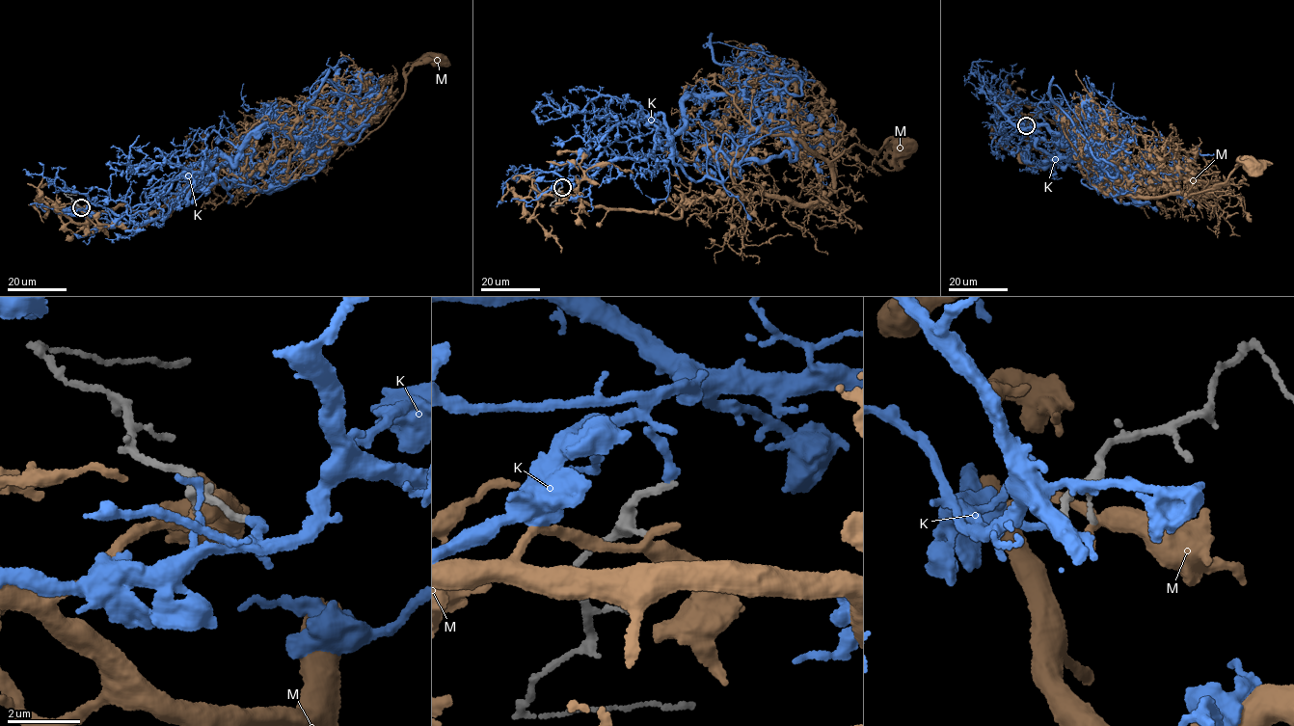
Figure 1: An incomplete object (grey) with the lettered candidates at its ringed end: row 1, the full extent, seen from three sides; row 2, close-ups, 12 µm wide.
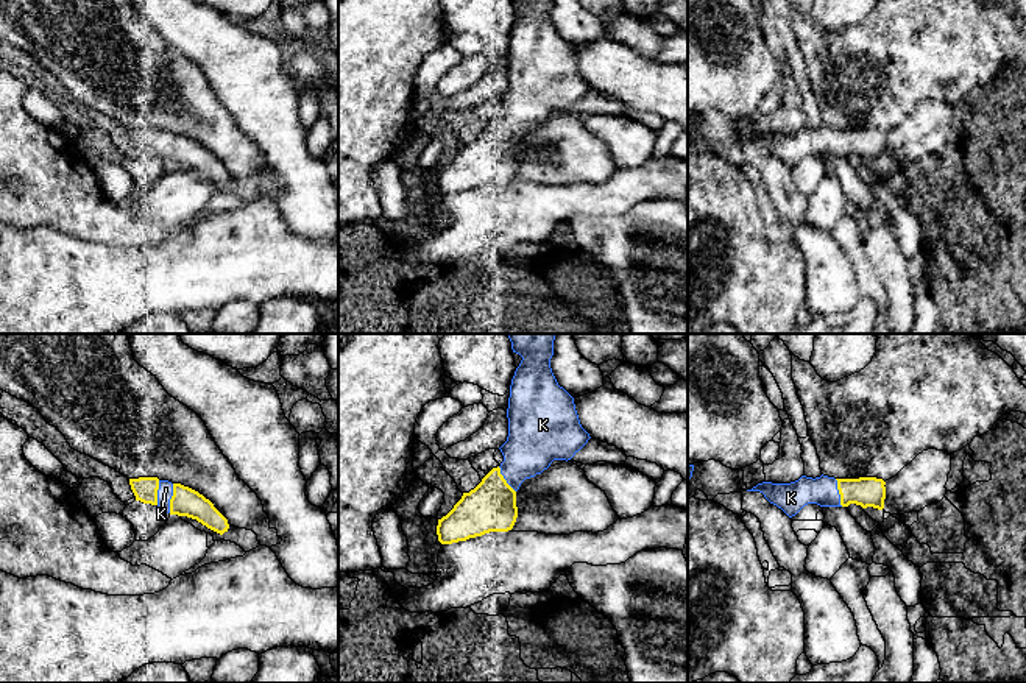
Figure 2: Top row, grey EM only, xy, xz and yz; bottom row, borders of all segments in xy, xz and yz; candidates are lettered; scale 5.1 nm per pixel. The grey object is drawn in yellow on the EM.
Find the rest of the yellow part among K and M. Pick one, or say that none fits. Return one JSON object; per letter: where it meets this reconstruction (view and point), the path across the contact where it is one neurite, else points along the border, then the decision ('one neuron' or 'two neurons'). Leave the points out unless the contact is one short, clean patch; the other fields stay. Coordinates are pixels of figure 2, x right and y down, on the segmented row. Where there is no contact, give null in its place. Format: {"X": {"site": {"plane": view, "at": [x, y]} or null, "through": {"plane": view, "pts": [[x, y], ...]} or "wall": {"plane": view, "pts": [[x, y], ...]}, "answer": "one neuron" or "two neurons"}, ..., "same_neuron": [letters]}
{"K": {"site": {"plane": "xy", "at": [172, 498]}, "answer": "one neuron"}, "M": {"site": null, "answer": "two neurons"}, "same_neuron": ["K"]}

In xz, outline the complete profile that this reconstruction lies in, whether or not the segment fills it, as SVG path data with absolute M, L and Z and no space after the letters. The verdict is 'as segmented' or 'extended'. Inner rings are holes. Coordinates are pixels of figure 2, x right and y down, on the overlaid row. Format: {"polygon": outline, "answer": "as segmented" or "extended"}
{"polygon": "M555 334L507 335L522 360L510 385L508 437L499 448L504 462L438 519L441 544L511 530L521 483L554 460L571 460L591 438L580 424L574 398L552 373Z", "answer": "extended"}

